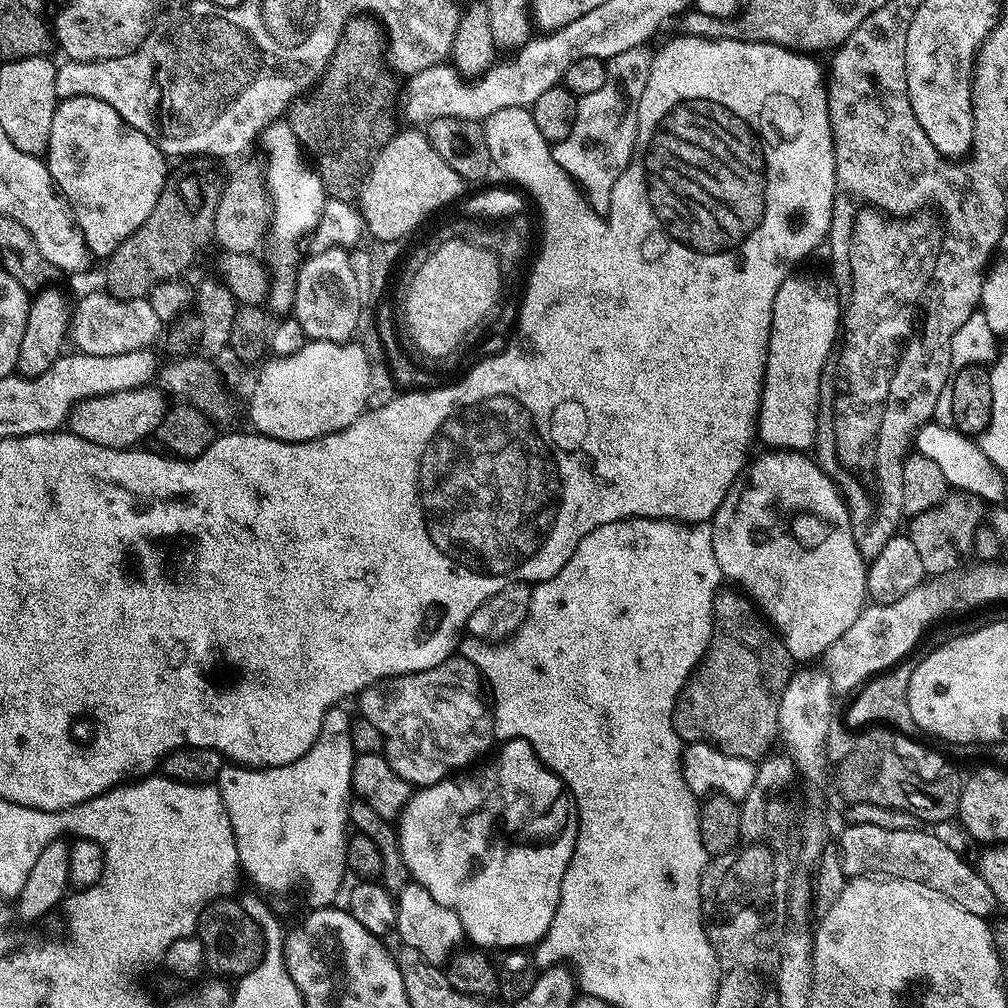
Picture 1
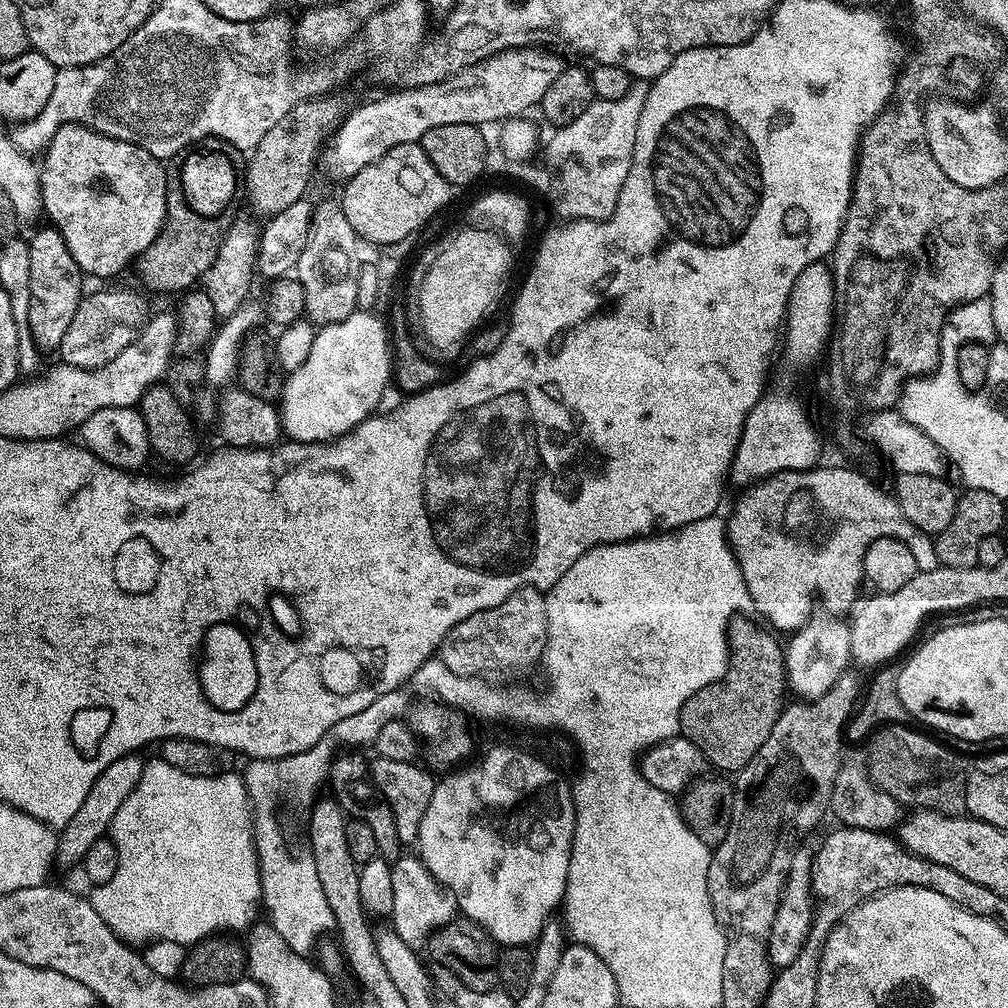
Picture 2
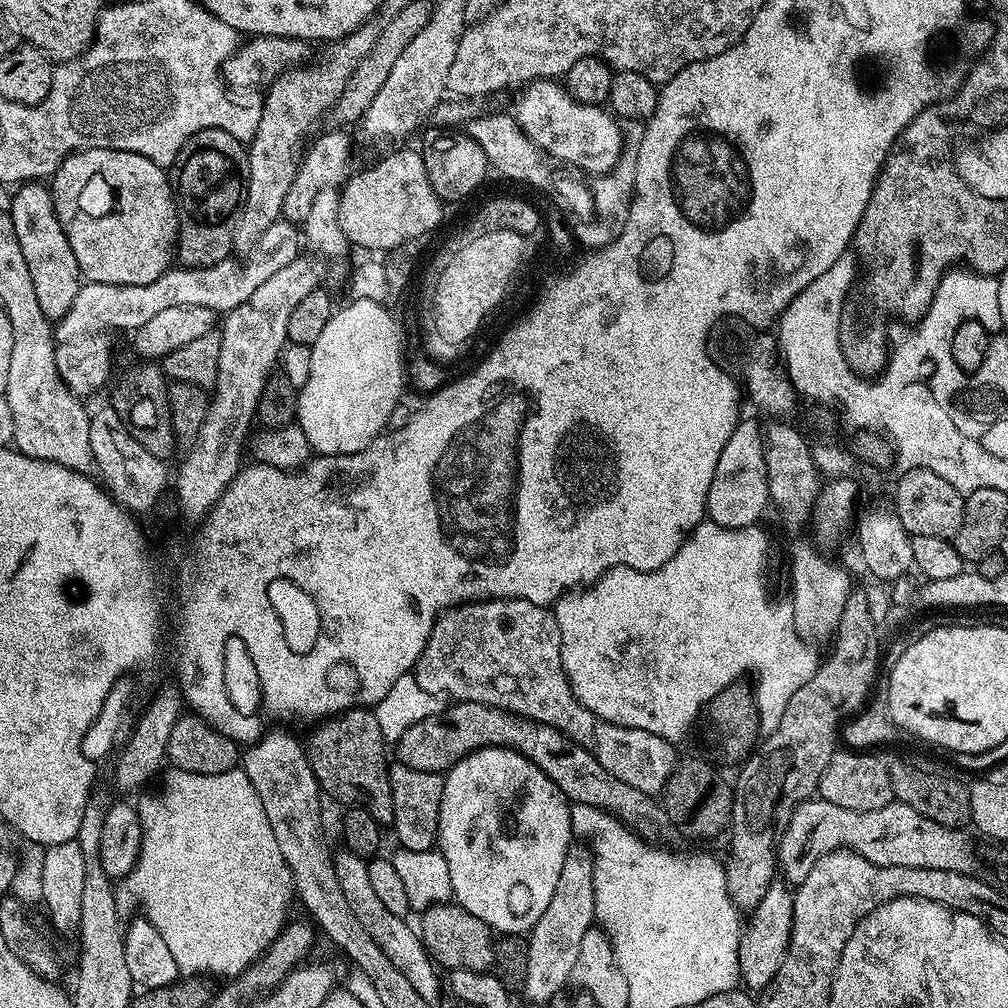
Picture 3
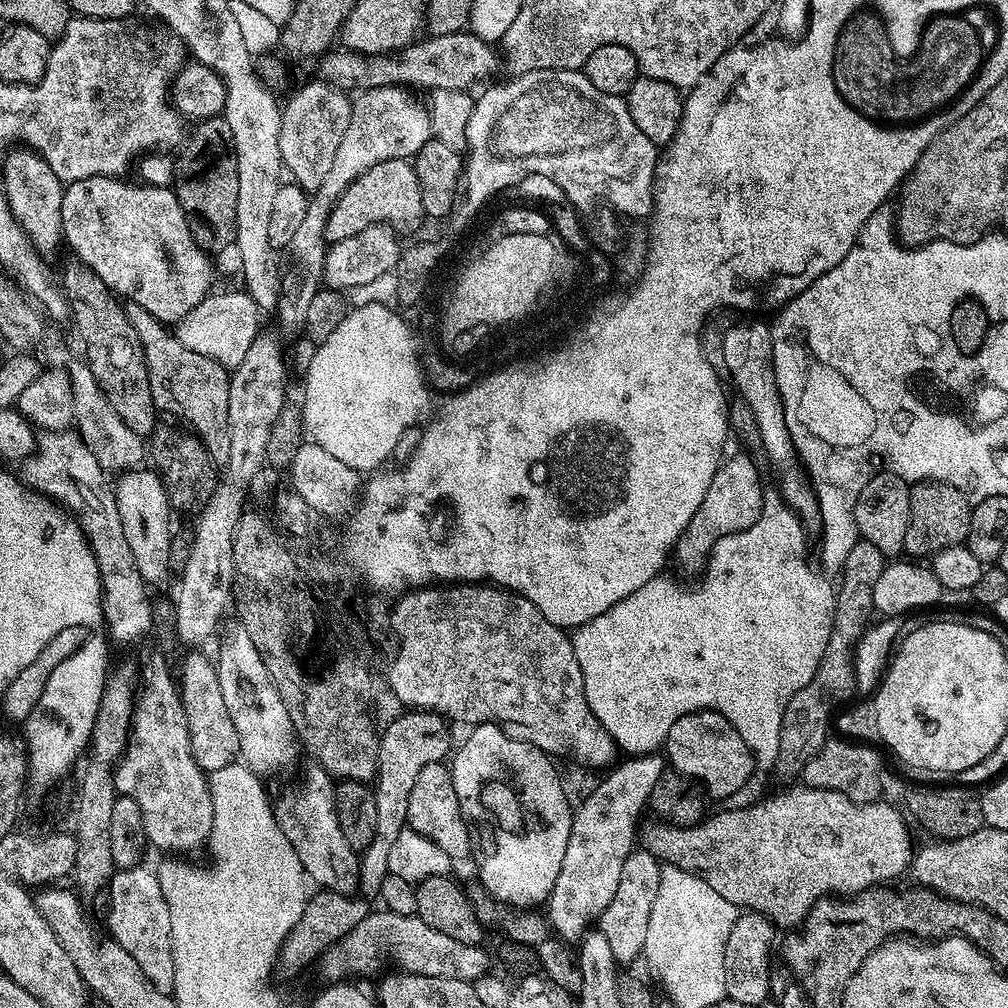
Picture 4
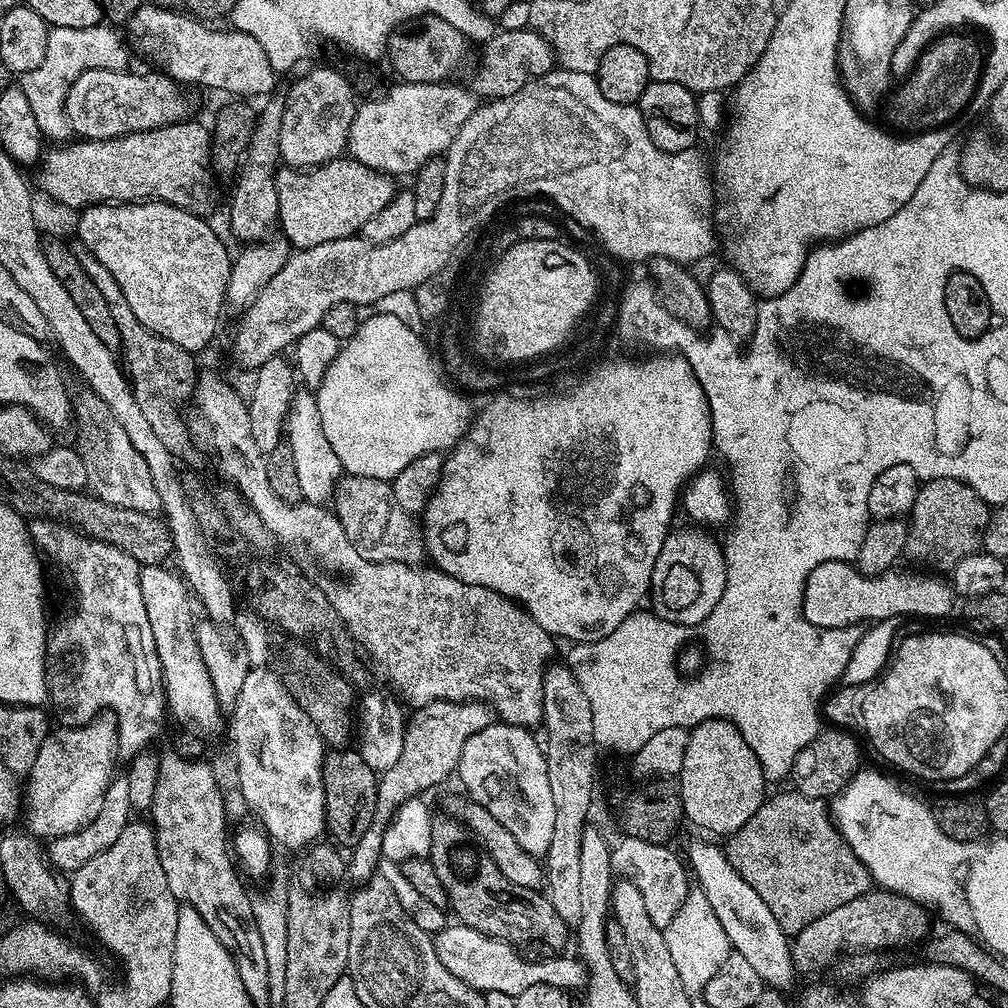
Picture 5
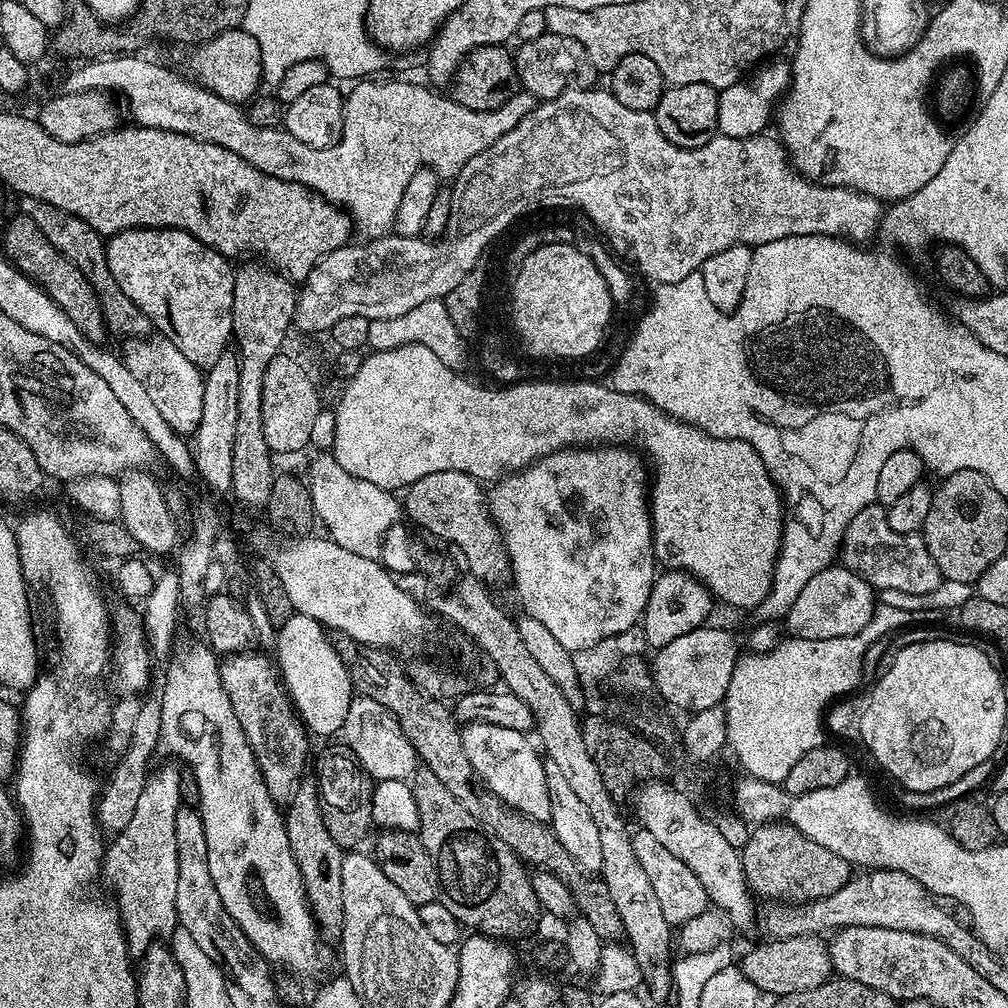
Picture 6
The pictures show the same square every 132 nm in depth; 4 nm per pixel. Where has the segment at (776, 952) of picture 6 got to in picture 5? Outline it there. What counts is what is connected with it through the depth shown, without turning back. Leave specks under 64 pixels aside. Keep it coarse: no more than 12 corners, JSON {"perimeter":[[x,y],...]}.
{"perimeter":[[869,890],[791,941],[797,973],[857,950],[922,939],[928,916],[899,892]]}

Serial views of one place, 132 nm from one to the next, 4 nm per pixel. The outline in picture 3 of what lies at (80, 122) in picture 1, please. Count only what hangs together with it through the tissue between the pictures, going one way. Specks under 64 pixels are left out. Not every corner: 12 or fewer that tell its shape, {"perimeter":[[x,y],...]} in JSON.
{"perimeter":[[81,148],[51,177],[85,281],[144,286],[180,235],[169,173]]}

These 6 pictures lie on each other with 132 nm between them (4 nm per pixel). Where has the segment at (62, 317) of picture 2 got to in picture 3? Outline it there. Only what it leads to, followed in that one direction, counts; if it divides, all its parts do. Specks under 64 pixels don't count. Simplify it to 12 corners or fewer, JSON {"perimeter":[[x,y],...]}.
{"perimeter":[[51,187],[11,193],[38,306],[57,322],[82,285]]}

